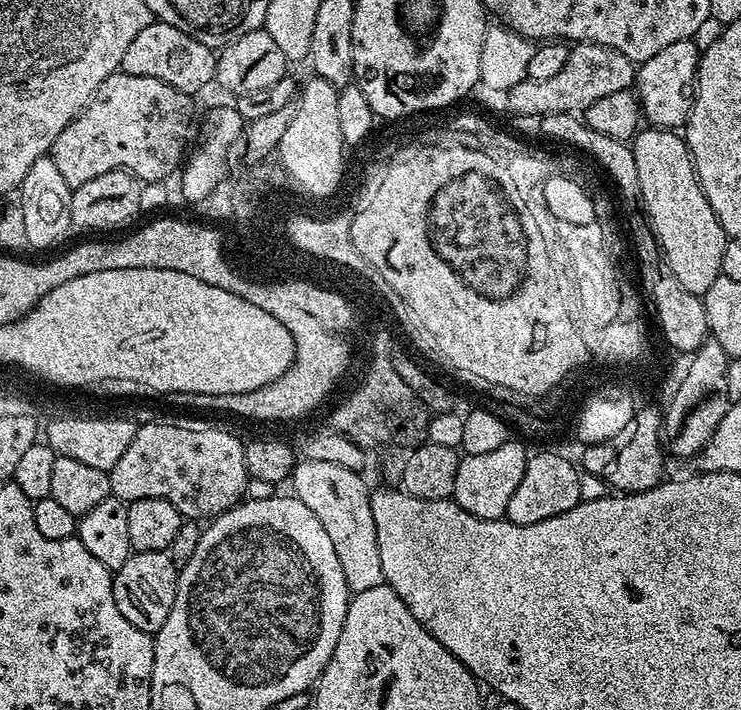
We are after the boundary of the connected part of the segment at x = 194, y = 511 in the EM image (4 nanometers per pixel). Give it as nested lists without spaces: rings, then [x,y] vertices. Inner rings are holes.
[[[143,424],[137,427],[130,446],[108,473],[112,495],[125,502],[138,498],[162,498],[180,511],[181,517],[197,522],[220,516],[245,499],[250,477],[244,461],[245,441],[224,428],[183,428],[180,424]]]

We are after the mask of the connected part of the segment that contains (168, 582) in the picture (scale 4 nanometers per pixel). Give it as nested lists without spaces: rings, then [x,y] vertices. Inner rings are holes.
[[[133,552],[126,566],[122,566],[112,577],[114,602],[122,610],[122,618],[138,630],[154,634],[166,622],[176,597],[176,577],[178,565],[168,552]]]

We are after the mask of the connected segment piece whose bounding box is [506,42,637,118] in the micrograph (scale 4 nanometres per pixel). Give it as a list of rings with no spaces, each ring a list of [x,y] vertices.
[[[576,42],[571,45],[566,66],[562,66],[562,70],[554,74],[554,78],[546,78],[546,82],[527,79],[508,89],[508,108],[516,116],[533,118],[563,112],[583,114],[601,98],[618,94],[618,90],[631,89],[636,78],[636,69],[637,65],[626,58],[626,54],[618,54],[618,50],[603,48],[601,44]]]

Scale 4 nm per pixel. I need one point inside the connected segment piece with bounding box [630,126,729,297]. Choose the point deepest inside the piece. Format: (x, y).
(691, 239)

